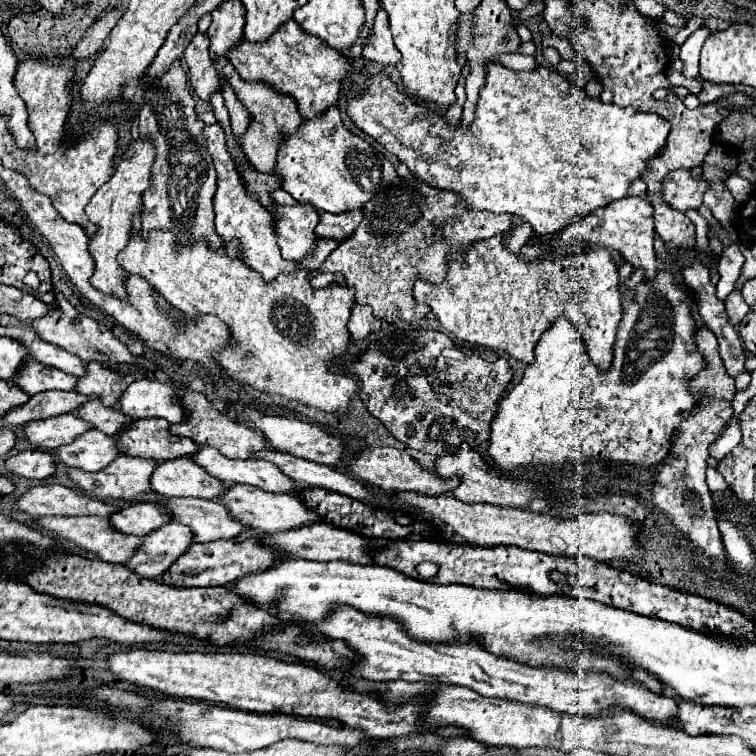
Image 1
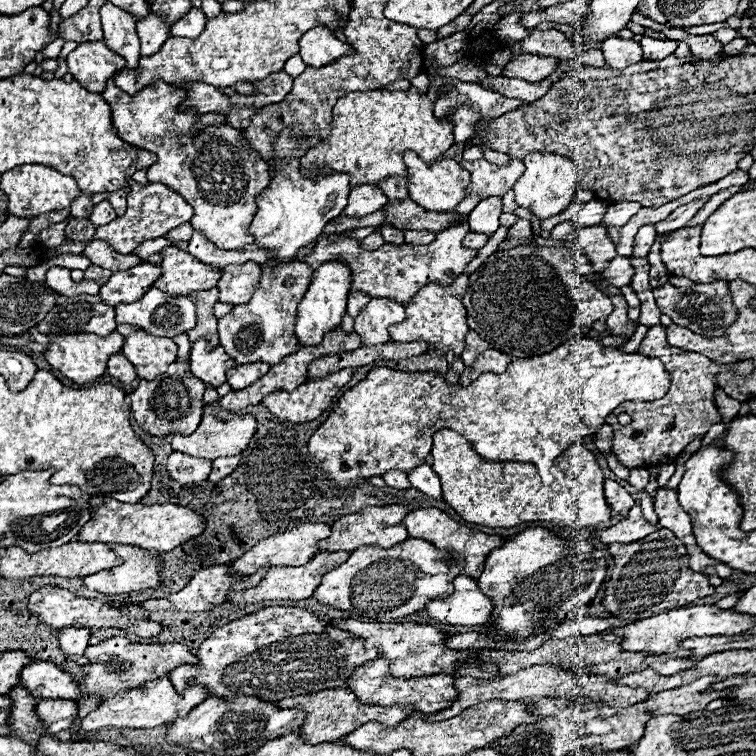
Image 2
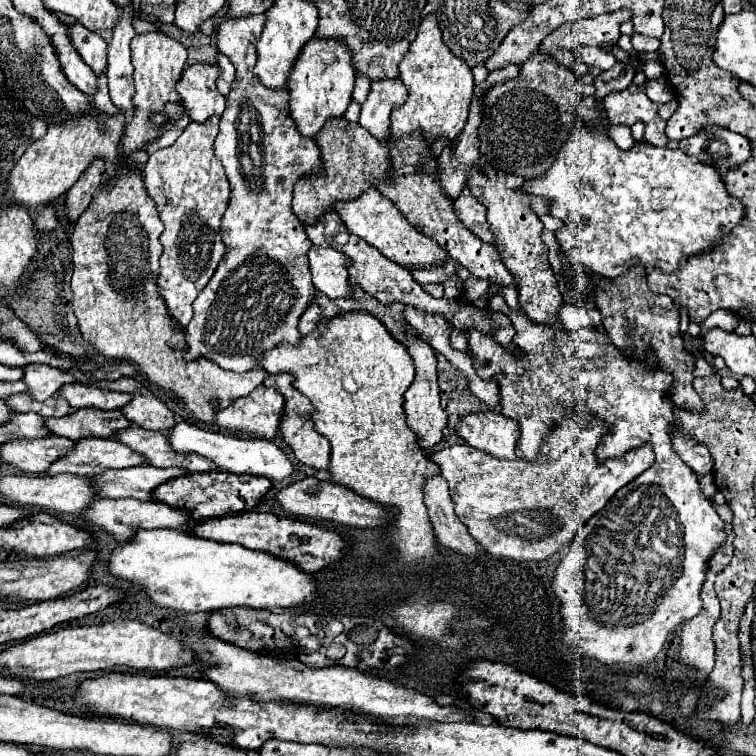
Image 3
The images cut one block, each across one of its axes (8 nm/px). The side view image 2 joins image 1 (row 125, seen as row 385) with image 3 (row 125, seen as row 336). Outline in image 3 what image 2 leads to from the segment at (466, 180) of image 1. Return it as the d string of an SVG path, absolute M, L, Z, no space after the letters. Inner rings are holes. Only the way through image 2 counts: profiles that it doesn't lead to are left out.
M582 120L576 124L576 128L570 130L570 138L562 144L562 148L558 150L558 154L554 156L552 166L544 172L544 176L542 176L542 178L526 180L526 182L518 188L518 192L522 192L522 194L532 194L532 196L540 196L540 198L548 200L548 202L550 202L550 212L548 212L548 214L550 214L552 218L560 218L562 224L564 224L564 226L556 232L556 240L558 240L558 244L560 244L562 252L566 254L568 262L578 264L578 266L586 266L586 268L590 268L594 274L600 274L600 276L604 276L604 278L616 278L616 276L624 274L630 266L636 266L636 264L644 266L646 270L650 270L650 268L660 268L660 270L664 270L664 272L674 272L674 268L678 268L678 264L680 264L682 258L692 256L692 254L706 252L706 250L710 250L710 246L714 246L722 236L730 234L732 228L742 220L742 214L744 214L744 206L738 202L738 198L734 198L734 196L730 196L730 194L726 192L726 186L724 186L720 174L718 174L712 166L702 164L702 162L698 162L696 158L686 156L680 148L676 148L676 150L658 148L658 146L652 146L652 144L648 144L648 142L644 142L644 140L638 142L638 144L634 144L630 150L620 150L608 136L604 136L604 134L600 134L598 130L586 126Z

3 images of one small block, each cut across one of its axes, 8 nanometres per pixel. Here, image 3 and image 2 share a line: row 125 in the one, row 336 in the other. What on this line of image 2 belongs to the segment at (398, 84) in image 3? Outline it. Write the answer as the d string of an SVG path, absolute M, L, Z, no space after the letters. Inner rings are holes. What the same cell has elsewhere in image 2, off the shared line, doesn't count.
M370 300L366 310L362 310L362 316L356 318L354 330L362 338L366 346L386 344L390 342L388 326L400 324L406 318L404 306L394 300Z

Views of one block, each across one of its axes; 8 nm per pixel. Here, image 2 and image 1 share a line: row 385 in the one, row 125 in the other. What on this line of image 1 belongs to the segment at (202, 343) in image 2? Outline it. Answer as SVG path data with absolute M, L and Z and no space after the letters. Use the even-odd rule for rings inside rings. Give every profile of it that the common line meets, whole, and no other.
M214 122L212 126L204 126L204 138L208 152L212 154L216 172L218 172L218 190L214 196L214 210L216 210L216 232L222 236L224 244L228 240L240 240L244 262L256 270L266 282L272 282L278 274L294 274L300 270L298 262L286 262L280 258L278 250L278 236L274 236L274 216L266 212L260 202L250 196L244 190L242 178L236 170L234 160L230 160L230 152L226 148L226 134L220 126L220 122Z

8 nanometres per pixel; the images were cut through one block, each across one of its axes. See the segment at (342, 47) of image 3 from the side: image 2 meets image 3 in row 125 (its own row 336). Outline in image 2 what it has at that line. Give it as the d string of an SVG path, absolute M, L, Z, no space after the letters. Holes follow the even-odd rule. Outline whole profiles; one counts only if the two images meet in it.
M322 264L312 276L310 288L302 302L298 304L296 320L296 338L298 346L316 346L322 342L322 336L334 328L340 328L342 318L346 316L346 302L350 294L350 270L344 264Z

